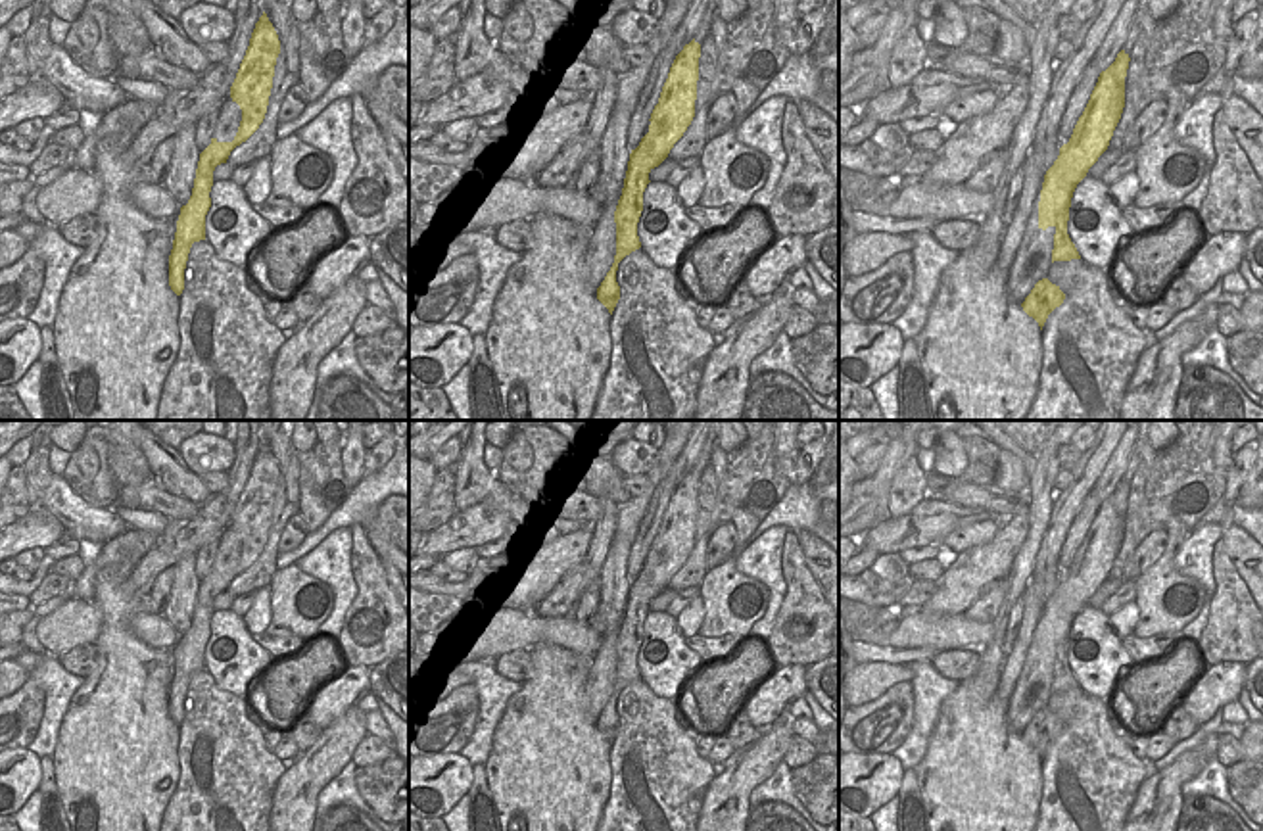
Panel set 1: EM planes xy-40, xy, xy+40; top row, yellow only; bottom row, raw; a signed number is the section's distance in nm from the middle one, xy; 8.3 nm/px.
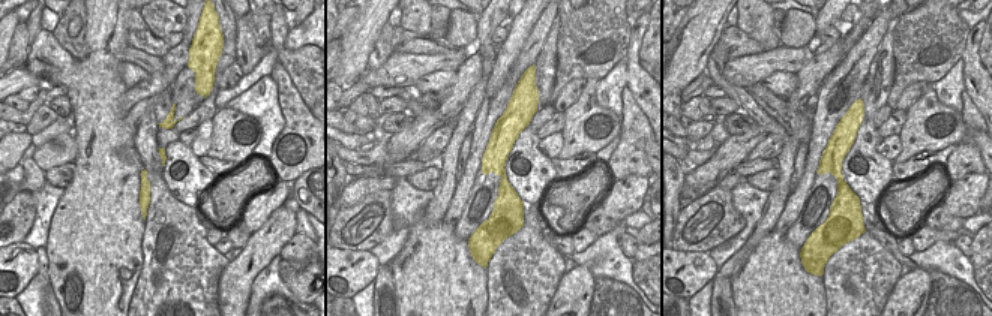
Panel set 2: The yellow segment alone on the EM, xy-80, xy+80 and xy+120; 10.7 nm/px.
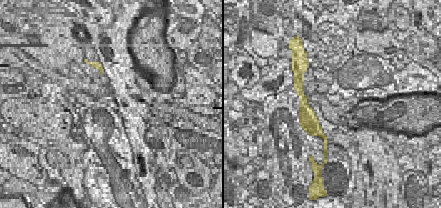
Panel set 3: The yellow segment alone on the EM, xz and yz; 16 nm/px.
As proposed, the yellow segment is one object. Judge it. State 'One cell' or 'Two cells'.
Two cells.

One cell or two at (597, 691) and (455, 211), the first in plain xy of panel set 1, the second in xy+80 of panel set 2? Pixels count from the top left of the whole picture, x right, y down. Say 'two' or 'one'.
two

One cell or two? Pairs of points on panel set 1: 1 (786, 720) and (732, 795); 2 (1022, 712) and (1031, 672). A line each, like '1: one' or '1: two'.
1: one
2: one

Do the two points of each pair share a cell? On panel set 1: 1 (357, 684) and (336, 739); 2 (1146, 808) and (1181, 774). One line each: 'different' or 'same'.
1: different
2: same

